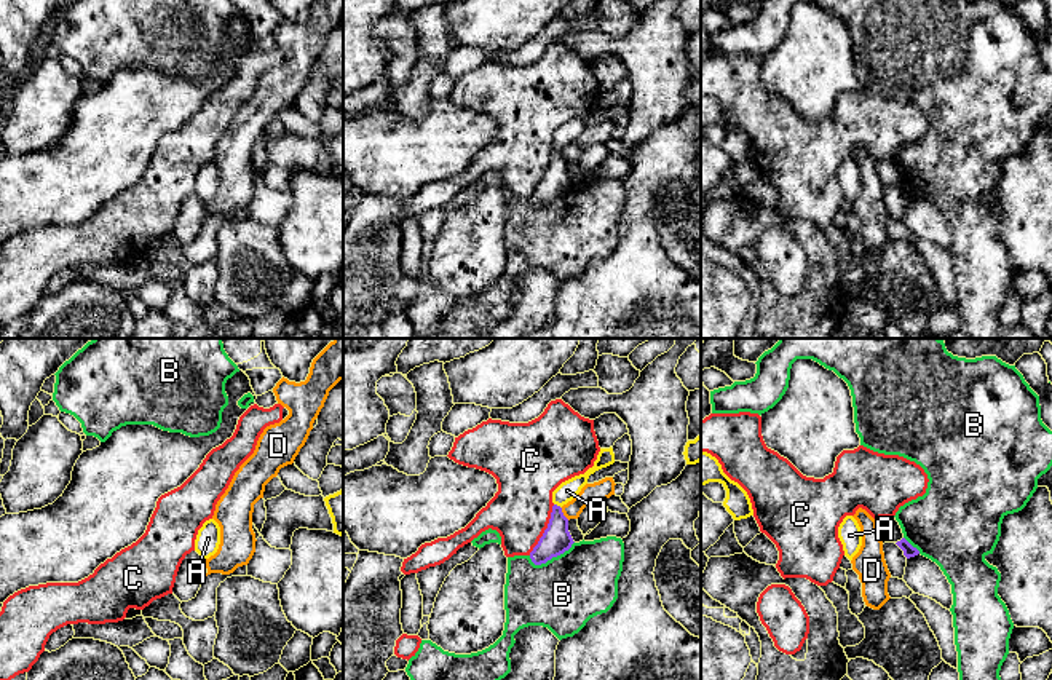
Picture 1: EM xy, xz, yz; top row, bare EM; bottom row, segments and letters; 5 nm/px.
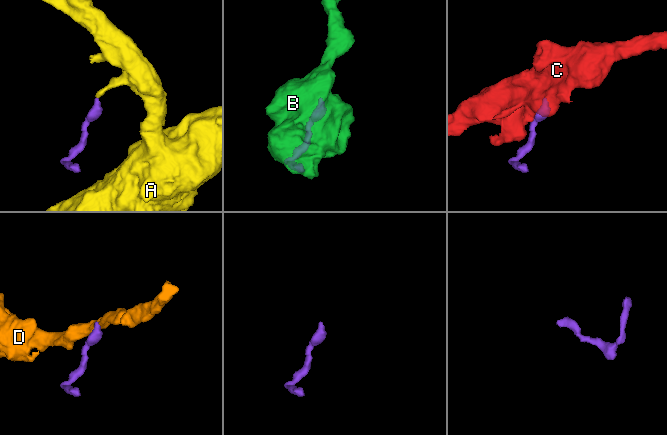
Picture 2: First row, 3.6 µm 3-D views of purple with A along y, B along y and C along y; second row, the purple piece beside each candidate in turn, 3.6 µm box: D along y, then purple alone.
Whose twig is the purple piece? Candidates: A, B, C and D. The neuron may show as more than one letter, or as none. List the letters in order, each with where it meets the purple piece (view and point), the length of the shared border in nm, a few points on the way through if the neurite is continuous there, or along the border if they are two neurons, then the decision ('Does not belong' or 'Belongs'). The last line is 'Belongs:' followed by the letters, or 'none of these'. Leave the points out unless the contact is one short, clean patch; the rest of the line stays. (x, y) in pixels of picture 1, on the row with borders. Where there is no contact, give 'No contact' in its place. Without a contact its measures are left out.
A: Touches purple at xz (556, 505). Shared border 50 nm. Path across: xz (556, 540), (556, 505), (567, 490). Belongs
B: Touches purple at xz (551, 557). Shared border 240 nm. Does not belong
C: Touches purple at xz (545, 530). Shared border 280 nm. Boundary: xz (554, 505), (548, 527), (529, 554). Does not belong
D: Touches purple at xz (562, 514). Shared border 80 nm. Boundary: xz (561, 508), (569, 519). Does not belong
Belongs: A

